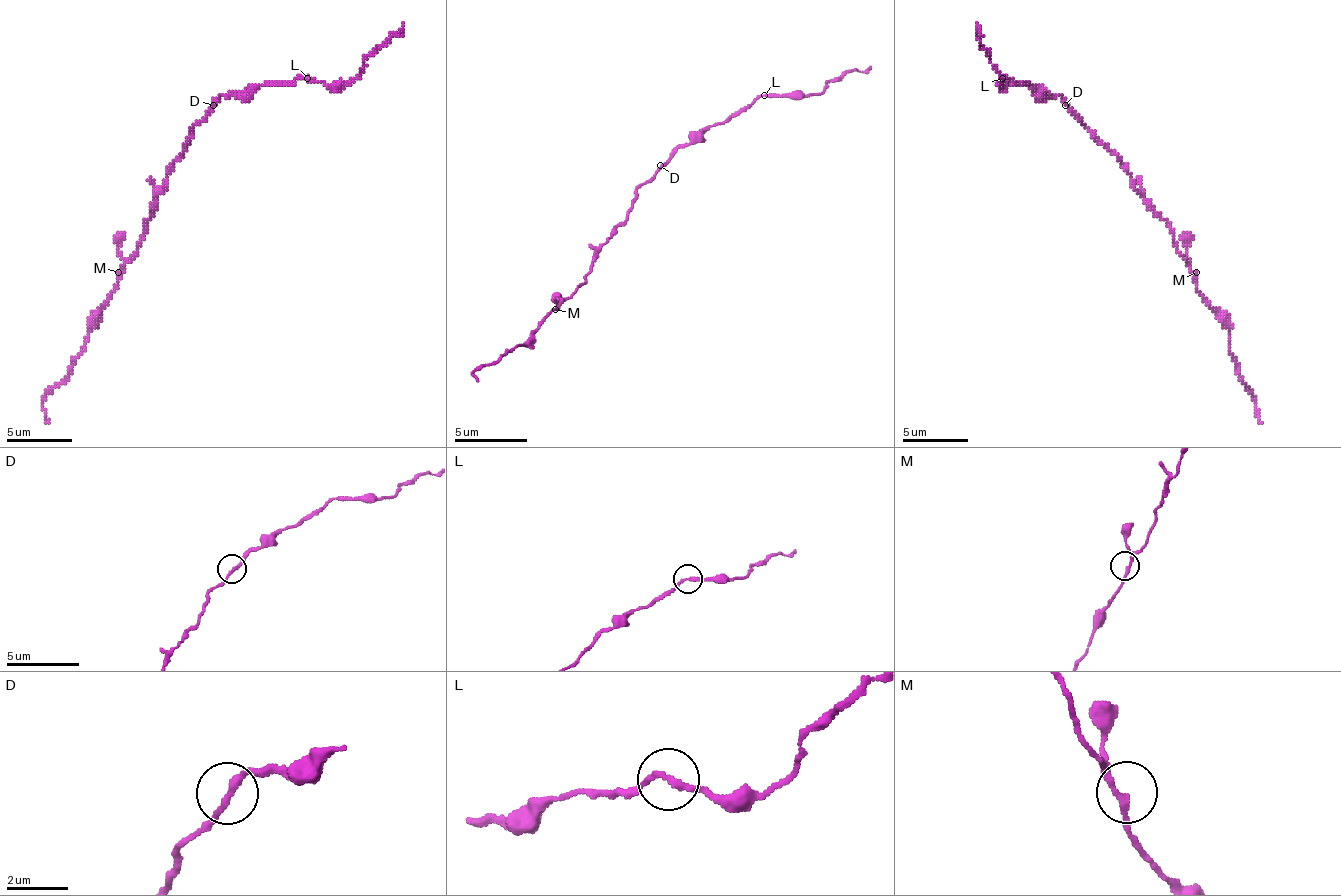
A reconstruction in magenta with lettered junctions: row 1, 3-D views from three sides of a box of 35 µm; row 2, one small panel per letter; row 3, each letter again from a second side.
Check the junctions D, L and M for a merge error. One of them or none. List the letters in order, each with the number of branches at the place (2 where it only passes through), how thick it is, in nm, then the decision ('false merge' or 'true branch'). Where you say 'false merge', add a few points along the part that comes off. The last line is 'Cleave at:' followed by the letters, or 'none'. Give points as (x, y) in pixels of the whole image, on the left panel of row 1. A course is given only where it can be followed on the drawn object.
D: 2 branches meet; 200 nm thick; true branch
L: 2 branches meet; 200 nm thick; true branch
M: 2 branches meet; 200 nm thick; true branch
Cleave at: none

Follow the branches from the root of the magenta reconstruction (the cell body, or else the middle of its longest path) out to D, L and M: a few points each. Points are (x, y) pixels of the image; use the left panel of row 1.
D: (173, 164), (183, 151), (190, 131), (213, 105)
L: (173, 164), (183, 151), (190, 131), (223, 95), (249, 95), (262, 85), (291, 85), (298, 78), (308, 78)
M: (173, 164), (173, 170), (167, 177), (167, 187), (157, 196), (154, 213), (144, 223), (137, 252), (118, 272)

